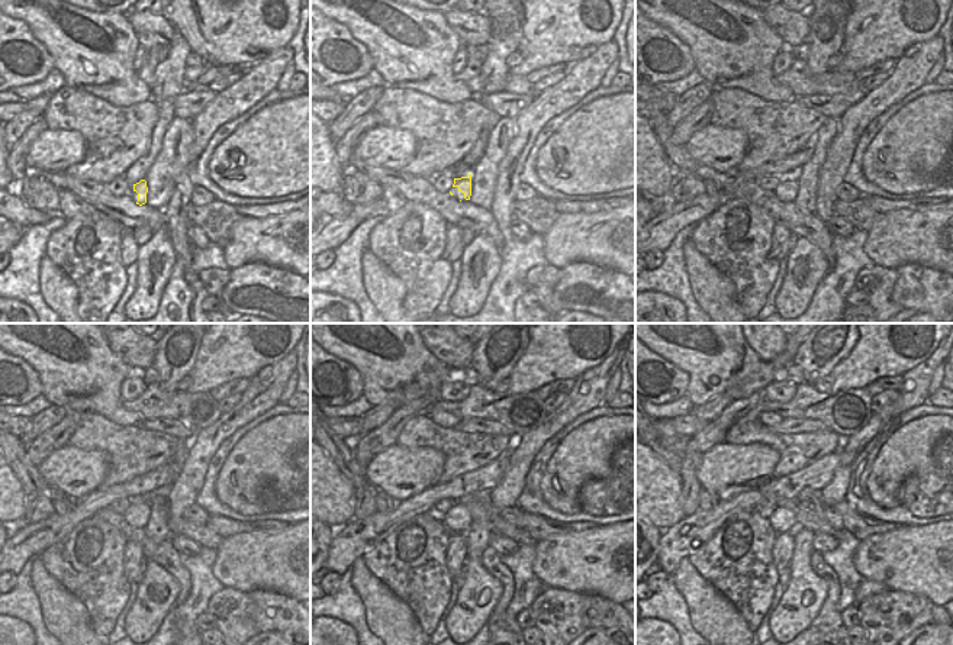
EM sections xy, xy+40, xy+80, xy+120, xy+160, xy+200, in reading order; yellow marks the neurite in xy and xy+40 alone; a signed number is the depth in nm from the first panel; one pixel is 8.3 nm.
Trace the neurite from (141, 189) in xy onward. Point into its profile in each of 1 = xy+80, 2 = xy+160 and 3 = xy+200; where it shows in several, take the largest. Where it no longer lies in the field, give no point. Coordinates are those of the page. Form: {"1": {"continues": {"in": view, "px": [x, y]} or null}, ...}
{"1": {"continues": {"in": "xy+80", "px": [789, 183]}}, "2": {"continues": {"in": "xy+160", "px": [456, 521]}}, "3": {"continues": {"in": "xy+200", "px": [781, 519]}}}

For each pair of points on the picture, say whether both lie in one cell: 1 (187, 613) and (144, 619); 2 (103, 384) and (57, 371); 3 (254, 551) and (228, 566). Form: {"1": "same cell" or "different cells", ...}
{"1": "different cells", "2": "same cell", "3": "same cell"}

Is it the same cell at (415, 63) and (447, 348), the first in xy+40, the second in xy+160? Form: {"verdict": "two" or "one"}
{"verdict": "two"}

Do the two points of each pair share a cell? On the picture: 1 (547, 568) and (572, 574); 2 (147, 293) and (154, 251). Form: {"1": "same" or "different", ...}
{"1": "same", "2": "same"}

